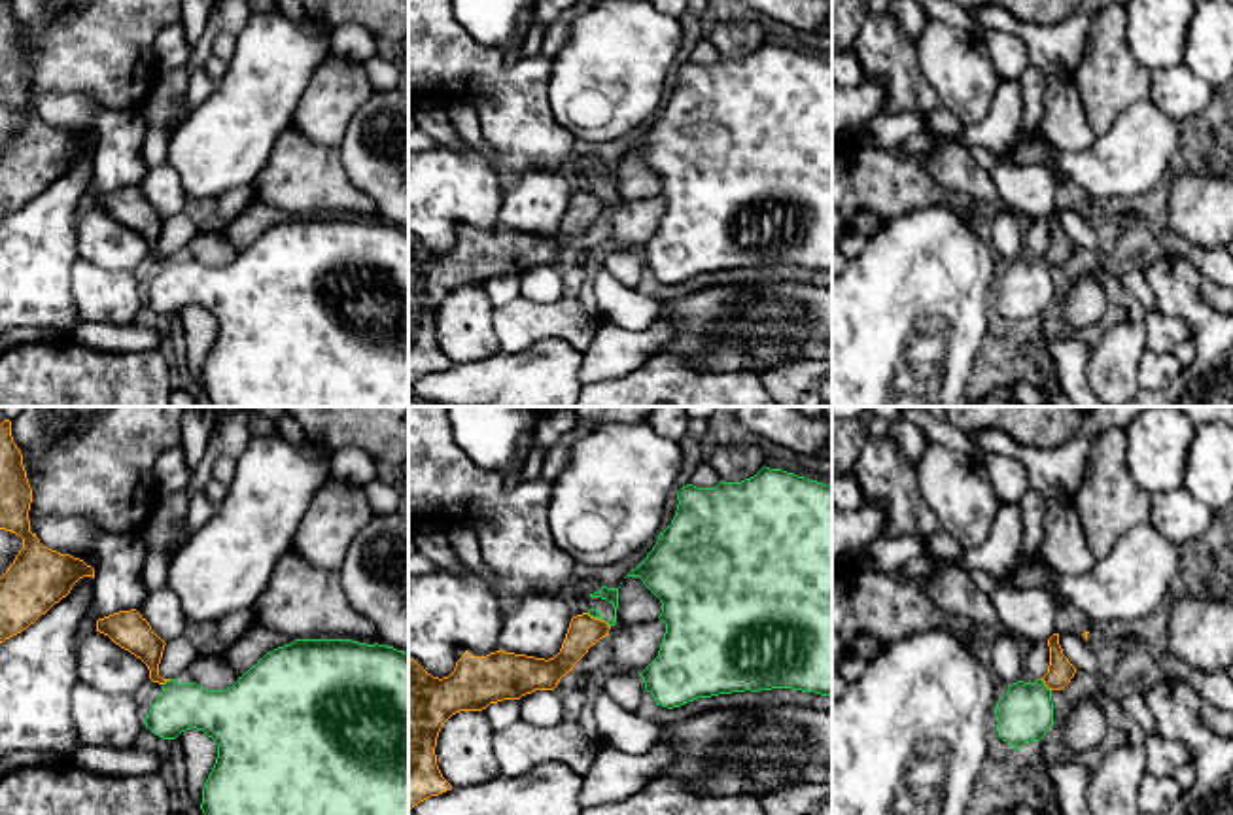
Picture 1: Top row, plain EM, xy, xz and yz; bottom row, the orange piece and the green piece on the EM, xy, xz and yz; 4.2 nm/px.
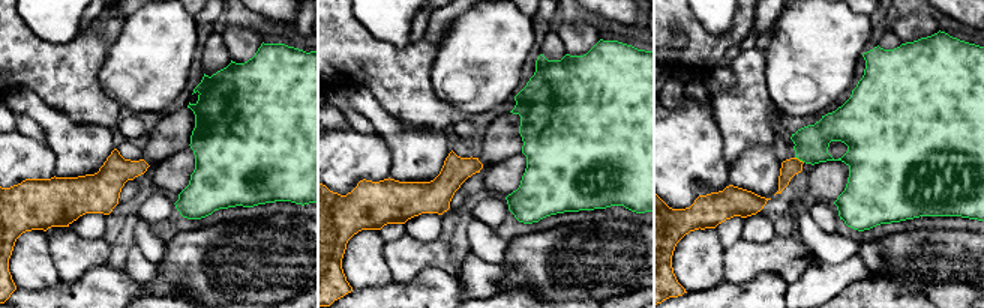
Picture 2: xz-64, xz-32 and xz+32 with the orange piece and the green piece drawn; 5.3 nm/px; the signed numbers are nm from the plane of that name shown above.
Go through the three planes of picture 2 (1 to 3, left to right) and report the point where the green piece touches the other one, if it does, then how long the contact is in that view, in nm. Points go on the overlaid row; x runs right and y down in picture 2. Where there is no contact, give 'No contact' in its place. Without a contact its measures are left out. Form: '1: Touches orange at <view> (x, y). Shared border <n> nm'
1: No contact
2: No contact
3: Touches orange at xz+32 (798, 160). Shared border 60 nm

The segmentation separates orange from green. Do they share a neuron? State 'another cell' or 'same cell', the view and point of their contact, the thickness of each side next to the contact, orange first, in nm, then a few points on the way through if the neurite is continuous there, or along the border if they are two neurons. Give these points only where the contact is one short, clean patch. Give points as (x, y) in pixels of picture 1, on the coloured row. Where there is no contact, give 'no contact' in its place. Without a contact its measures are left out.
another cell | yz (1044, 683) | 110/240 nm | along yz (1041, 679), (1050, 691)

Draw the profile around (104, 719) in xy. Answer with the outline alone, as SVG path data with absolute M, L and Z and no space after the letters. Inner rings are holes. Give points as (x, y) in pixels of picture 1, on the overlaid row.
M78 683L72 692L78 745L127 749L146 726L132 696L115 696Z

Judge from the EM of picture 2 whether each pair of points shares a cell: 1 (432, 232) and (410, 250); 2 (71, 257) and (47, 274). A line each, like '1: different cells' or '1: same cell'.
1: different cells
2: different cells

